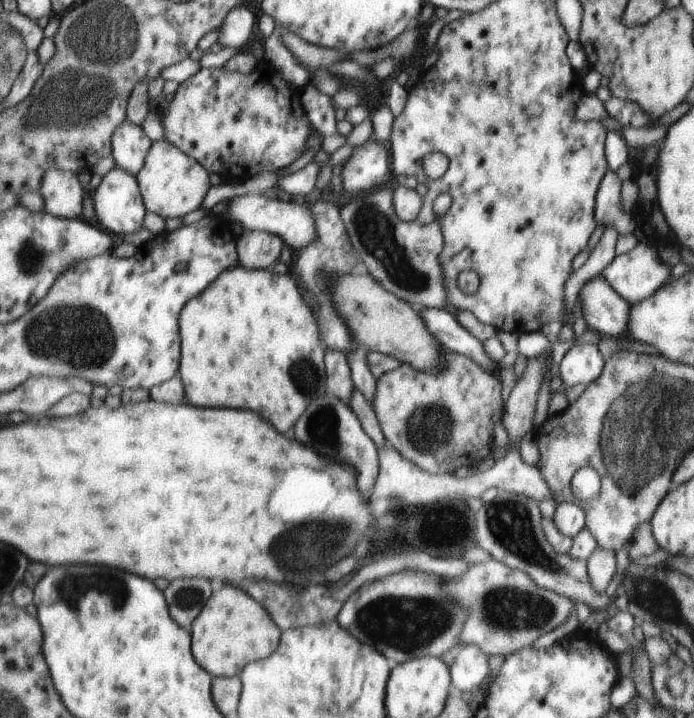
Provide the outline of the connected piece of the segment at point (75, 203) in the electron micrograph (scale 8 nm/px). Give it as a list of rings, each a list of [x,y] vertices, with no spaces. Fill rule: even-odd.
[[[54,167],[46,174],[40,193],[50,214],[76,219],[84,214],[86,189],[76,172]]]

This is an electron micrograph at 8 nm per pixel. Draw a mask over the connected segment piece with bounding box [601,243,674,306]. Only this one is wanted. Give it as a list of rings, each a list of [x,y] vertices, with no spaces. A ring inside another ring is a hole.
[[[638,243],[637,246],[622,255],[615,256],[614,260],[601,272],[610,284],[631,306],[652,297],[662,285],[671,277],[674,261],[666,264],[658,256],[660,247],[652,247]]]

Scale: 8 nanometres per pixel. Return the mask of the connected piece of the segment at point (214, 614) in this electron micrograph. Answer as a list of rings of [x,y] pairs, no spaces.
[[[215,586],[192,623],[194,660],[215,677],[233,677],[250,662],[266,660],[281,642],[280,627],[257,599],[240,587]]]

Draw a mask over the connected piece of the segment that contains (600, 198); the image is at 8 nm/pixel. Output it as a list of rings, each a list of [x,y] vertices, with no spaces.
[[[615,171],[605,174],[604,180],[598,185],[596,196],[596,219],[598,224],[610,227],[624,220],[622,200],[620,200],[620,180]]]

